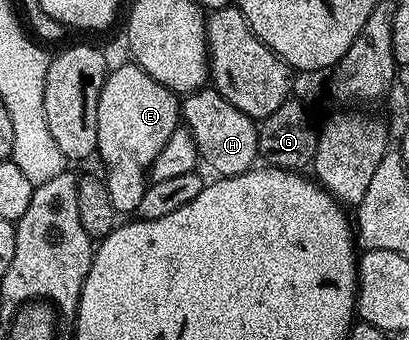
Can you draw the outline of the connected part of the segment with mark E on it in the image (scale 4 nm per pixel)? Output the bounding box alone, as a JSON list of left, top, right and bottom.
[97,62,179,213]

